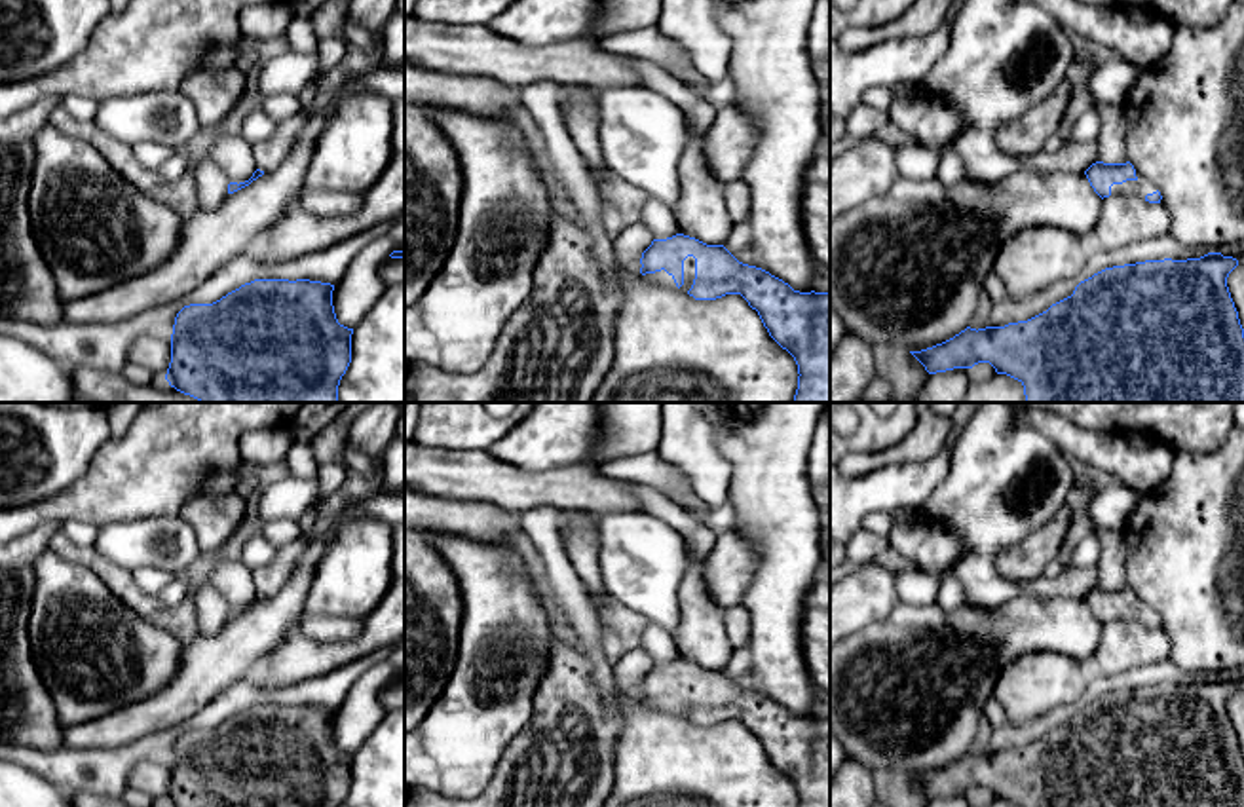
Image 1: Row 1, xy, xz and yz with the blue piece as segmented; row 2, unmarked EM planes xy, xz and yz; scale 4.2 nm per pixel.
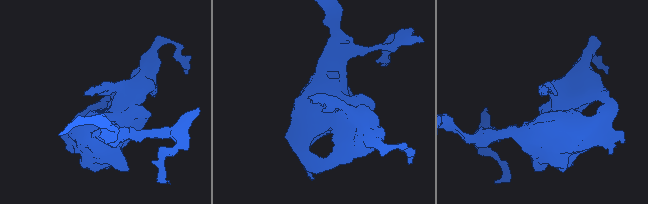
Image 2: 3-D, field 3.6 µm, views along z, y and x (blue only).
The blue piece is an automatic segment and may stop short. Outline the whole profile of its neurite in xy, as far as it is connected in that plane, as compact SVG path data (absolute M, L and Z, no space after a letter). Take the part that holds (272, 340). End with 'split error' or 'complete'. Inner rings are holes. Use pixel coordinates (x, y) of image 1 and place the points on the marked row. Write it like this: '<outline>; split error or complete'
M254 279L241 285L239 289L228 292L213 304L190 304L184 306L173 325L171 334L171 363L165 374L165 380L177 391L198 399L199 403L340 403L338 385L351 363L351 334L353 328L348 328L338 323L334 306L332 306L334 285L310 281L310 279Z; complete

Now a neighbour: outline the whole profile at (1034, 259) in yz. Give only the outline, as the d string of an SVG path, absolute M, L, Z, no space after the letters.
M1052 226L1027 228L1007 239L993 264L1007 296L1022 300L1083 272L1090 239Z

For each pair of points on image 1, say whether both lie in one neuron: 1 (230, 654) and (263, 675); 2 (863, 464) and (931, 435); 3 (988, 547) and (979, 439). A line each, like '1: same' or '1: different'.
1: different
2: same
3: same

